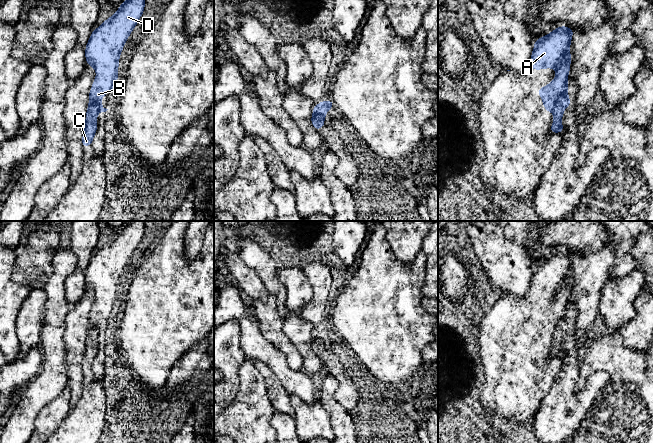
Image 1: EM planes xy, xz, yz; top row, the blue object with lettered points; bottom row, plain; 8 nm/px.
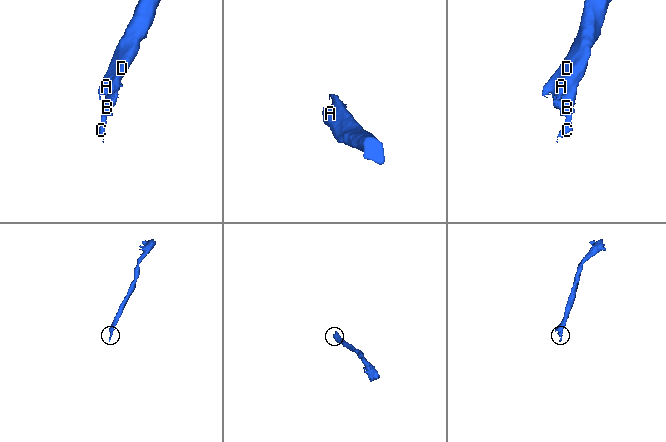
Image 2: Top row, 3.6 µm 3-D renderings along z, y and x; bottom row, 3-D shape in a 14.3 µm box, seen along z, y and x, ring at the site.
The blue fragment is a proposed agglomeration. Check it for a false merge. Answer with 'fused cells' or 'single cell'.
fused cells

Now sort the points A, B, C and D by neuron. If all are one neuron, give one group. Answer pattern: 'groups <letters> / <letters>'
groups A B D / C

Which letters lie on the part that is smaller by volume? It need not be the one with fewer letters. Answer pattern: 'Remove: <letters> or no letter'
Remove: C

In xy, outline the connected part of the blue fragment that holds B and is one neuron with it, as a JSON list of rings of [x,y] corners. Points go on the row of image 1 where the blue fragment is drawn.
[[[126,0],[113,16],[91,33],[85,48],[85,64],[91,65],[97,73],[89,92],[89,103],[94,104],[98,112],[108,110],[100,101],[105,94],[115,89],[120,53],[138,24],[144,7],[145,0]]]

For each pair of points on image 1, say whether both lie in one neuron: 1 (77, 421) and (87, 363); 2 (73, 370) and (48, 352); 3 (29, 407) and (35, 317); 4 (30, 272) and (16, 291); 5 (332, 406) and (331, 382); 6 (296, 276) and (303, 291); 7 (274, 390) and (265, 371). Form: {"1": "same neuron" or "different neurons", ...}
{"1": "same neuron", "2": "different neurons", "3": "different neurons", "4": "different neurons", "5": "same neuron", "6": "same neuron", "7": "same neuron"}

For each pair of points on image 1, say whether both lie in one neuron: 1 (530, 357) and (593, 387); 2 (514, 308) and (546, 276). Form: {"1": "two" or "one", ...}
{"1": "two", "2": "one"}

